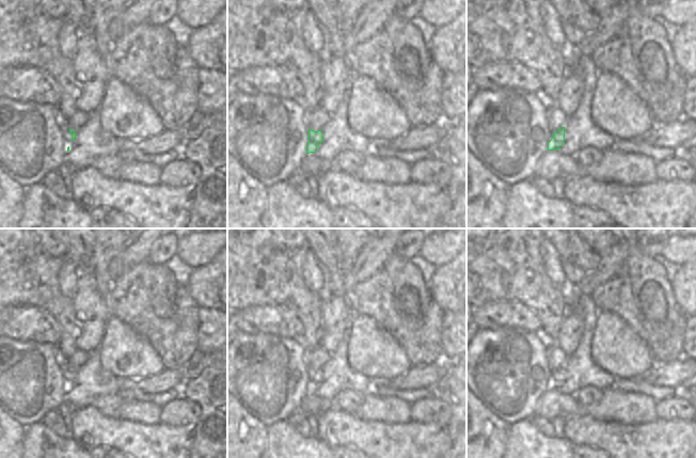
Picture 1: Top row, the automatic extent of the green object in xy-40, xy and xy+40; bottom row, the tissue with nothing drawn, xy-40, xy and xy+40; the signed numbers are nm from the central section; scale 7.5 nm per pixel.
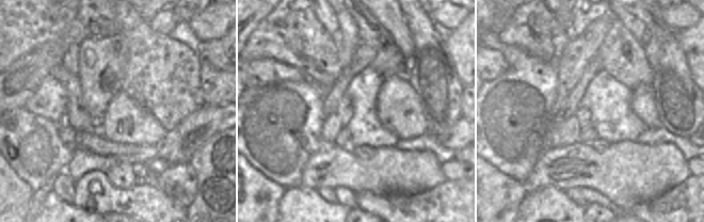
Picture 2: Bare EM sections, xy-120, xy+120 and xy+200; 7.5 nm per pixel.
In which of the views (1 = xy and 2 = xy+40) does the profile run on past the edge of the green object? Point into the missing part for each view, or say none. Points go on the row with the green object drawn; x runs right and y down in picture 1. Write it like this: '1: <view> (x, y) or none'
1: none
2: none

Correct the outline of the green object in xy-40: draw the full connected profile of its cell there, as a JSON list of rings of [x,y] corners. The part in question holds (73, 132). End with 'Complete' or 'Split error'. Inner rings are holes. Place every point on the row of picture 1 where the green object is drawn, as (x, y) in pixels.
[[[67,122],[61,124],[61,130],[66,143],[72,144],[72,142],[76,139],[76,131],[69,128]]]. Split error

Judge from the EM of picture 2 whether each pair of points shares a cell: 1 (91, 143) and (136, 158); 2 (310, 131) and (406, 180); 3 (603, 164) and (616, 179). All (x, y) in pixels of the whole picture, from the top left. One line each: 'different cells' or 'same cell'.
1: same cell
2: different cells
3: same cell

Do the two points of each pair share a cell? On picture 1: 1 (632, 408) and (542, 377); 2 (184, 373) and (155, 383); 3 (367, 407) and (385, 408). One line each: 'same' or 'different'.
1: different
2: same
3: same

